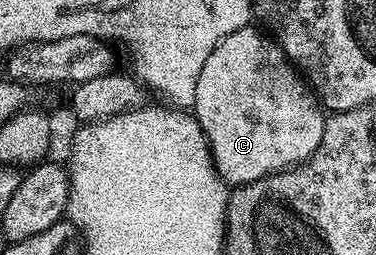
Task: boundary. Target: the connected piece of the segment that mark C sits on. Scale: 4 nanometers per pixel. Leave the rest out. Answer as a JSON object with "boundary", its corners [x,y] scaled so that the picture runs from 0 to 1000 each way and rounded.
{"boundary":[[[660,98],[614,129],[556,216],[521,333],[513,447],[535,490],[582,690],[606,725],[670,718],[769,655],[793,655],[854,569],[864,435],[753,188],[691,110]]]}

